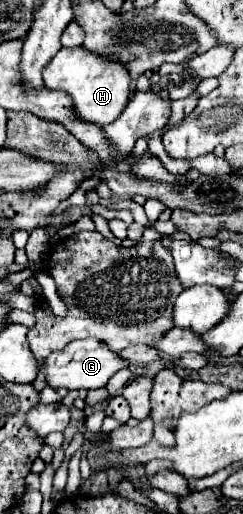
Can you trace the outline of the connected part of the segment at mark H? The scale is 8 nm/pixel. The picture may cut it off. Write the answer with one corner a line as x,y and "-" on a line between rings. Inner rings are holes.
82,46
60,48
58,54
44,66
42,78
48,90
68,92
74,102
76,116
88,124
104,126
114,122
130,100
128,70
124,70
124,66
116,66
114,62
104,62
104,58
96,58
96,54
88,54

